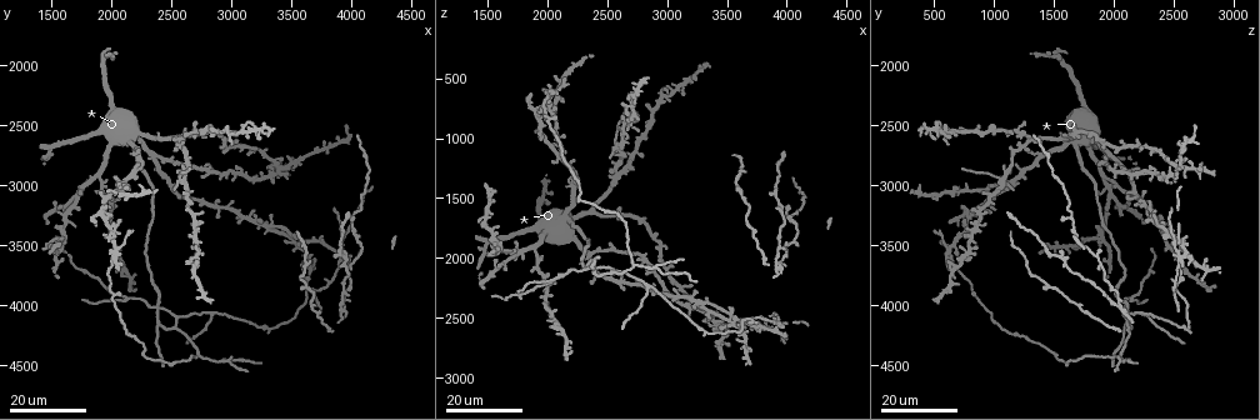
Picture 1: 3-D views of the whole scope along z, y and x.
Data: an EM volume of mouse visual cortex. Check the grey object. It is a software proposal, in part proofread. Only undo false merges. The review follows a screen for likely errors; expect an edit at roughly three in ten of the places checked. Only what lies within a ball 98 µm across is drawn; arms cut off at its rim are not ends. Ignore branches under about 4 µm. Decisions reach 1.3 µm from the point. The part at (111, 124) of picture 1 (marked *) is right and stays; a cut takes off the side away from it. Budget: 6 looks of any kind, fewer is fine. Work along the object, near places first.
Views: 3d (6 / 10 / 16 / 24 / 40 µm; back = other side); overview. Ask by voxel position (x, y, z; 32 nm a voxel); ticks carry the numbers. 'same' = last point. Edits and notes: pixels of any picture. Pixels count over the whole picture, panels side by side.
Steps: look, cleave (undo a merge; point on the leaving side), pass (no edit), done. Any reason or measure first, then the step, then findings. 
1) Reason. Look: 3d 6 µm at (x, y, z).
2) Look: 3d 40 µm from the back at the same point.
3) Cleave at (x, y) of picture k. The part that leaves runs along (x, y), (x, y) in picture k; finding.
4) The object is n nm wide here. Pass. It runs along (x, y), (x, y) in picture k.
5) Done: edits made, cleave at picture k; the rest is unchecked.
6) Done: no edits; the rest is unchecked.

Look: 3d 16 µm at (2340, 3780, 2100).

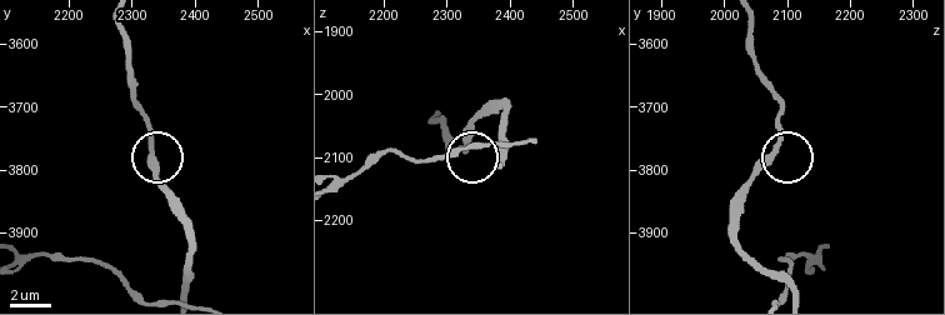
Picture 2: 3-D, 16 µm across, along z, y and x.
Look: 3d 10 µm at (2335, 3765, 2080).

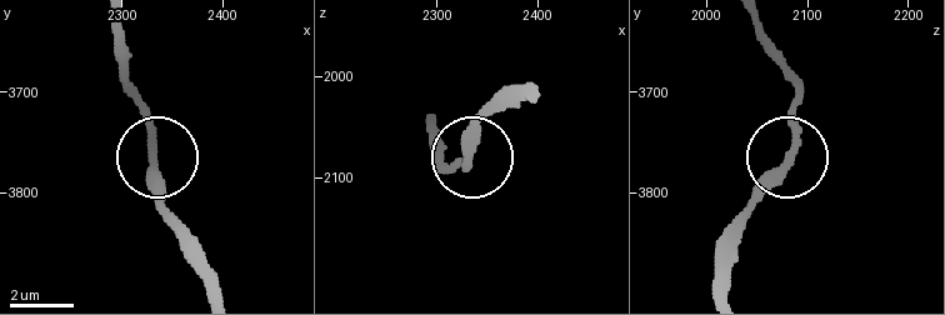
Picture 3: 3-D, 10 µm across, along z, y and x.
Pass. All the same cell.

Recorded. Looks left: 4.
Branch point. Look: 3d 16 µm at (2540, 4200, 2100).

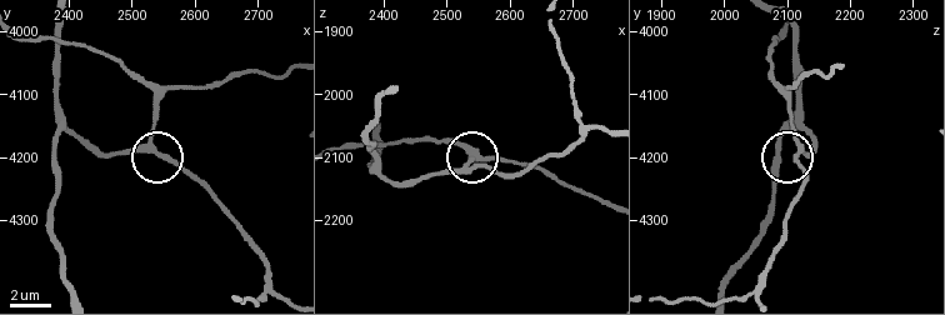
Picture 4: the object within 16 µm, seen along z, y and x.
Closer look. Look: 3d 10 µm at (2530, 4185, 2120).

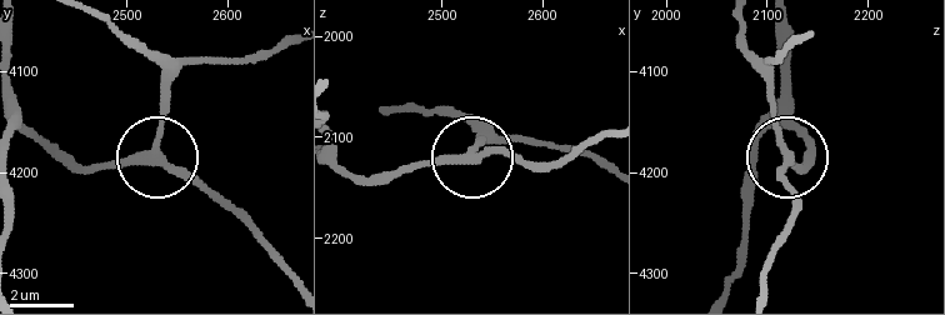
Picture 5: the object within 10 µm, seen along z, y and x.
3 arms meet here. Pass. It runs along (779, 21), (779, 101), (803, 139), (779, 166), (795, 211) in picture 5; continuous, no second cell.

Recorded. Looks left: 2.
Four arms meet. Look: 3d 24 µm at (2120, 3920, 2140).

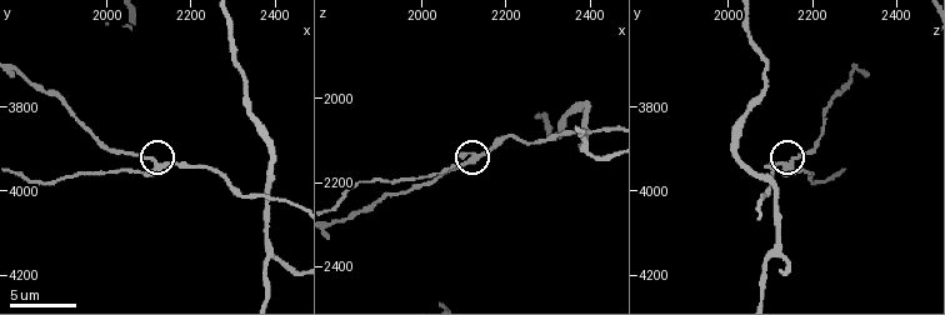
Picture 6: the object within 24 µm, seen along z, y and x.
Look: 3d 10 µm at (2120, 3945, 2155).

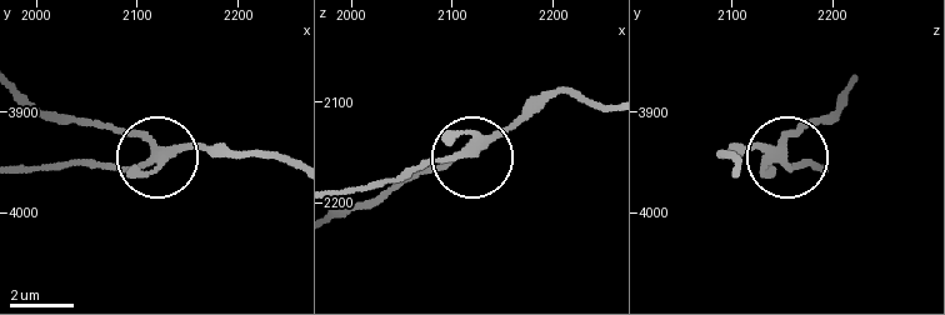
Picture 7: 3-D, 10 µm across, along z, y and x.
4 arms meet here. Pass. It runs along (609, 105), (553, 89), (464, 156), (378, 178) in picture 7; continuous, no second cell.

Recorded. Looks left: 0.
Done: no edits; the rest is unchecked.

